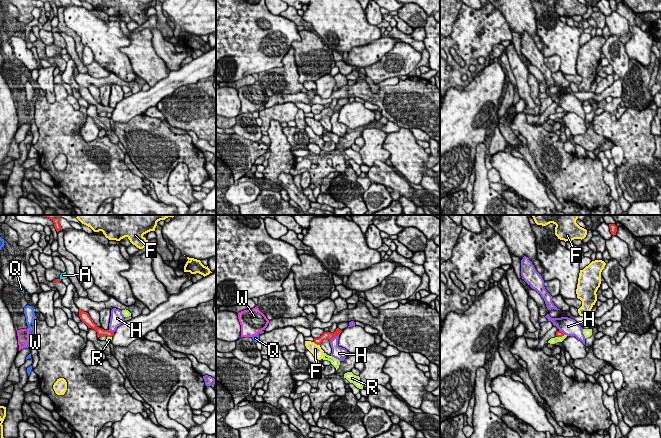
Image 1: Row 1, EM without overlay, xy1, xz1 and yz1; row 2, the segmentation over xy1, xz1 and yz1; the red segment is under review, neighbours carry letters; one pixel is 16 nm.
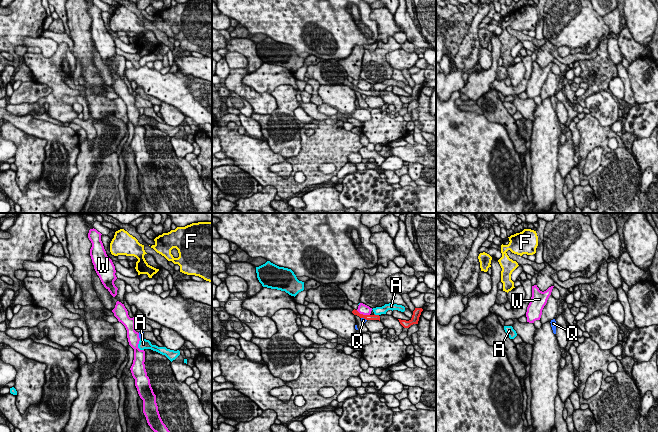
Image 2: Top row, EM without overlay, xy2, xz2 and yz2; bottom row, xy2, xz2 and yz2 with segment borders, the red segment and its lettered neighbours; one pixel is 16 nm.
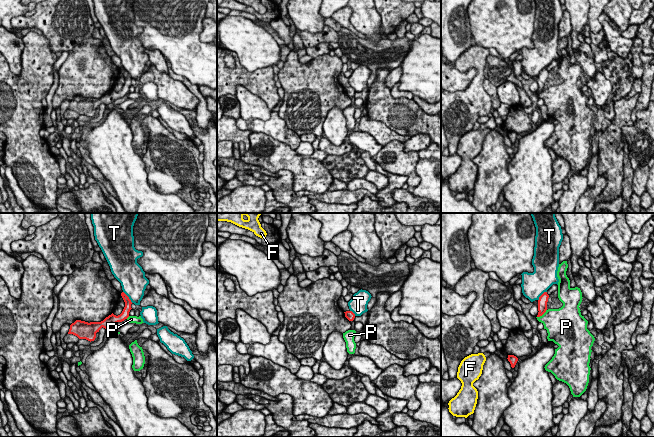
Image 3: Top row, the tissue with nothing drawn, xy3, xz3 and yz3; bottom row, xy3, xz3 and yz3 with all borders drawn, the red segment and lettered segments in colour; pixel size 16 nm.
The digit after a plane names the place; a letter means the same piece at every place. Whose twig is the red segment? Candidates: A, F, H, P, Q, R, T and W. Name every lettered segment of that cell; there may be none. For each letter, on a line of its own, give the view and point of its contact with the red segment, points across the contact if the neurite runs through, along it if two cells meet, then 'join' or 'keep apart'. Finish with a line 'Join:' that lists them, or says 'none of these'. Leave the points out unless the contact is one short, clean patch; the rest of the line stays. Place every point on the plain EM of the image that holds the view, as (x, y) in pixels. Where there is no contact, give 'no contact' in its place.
A: meets red in xz2 at (376, 91); keep apart
F: meets red in xz1 at (316, 119); keep apart
H: meets red in xz1 at (334, 112); border along xz1 (338, 110), (330, 117); keep apart
P: meets red in yz3 at (542, 90); keep apart
Q: meets red in xz2 at (364, 94); border along xz2 (361, 93), (366, 96); keep apart
R: meets red in yz1 at (560, 112); border along yz1 (564, 111), (557, 113); keep apart
T: meets red in xy3 at (128, 73); border along xy3 (123, 67), (132, 78); keep apart
W: meets red in xz2 at (362, 90); border along xz2 (356, 86), (369, 91); keep apart
Join: none of these

